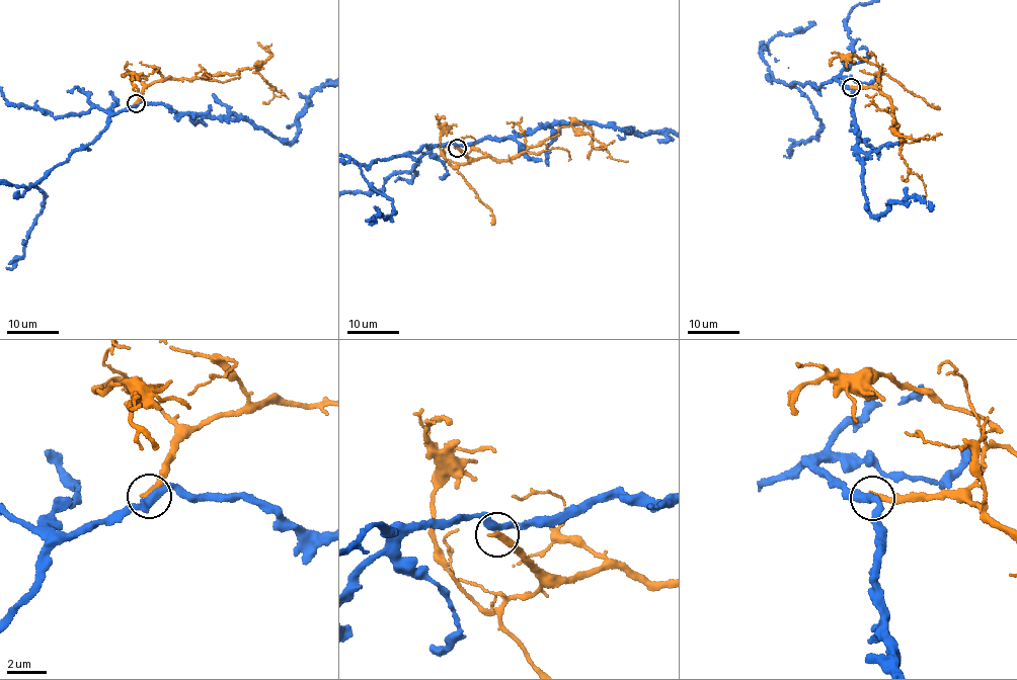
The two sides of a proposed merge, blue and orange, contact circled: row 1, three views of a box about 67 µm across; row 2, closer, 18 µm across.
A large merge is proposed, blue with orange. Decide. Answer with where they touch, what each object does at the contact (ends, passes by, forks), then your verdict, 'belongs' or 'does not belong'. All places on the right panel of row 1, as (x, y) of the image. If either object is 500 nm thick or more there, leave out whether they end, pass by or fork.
(851, 87) | blue passes by | orange ends | does not belong

